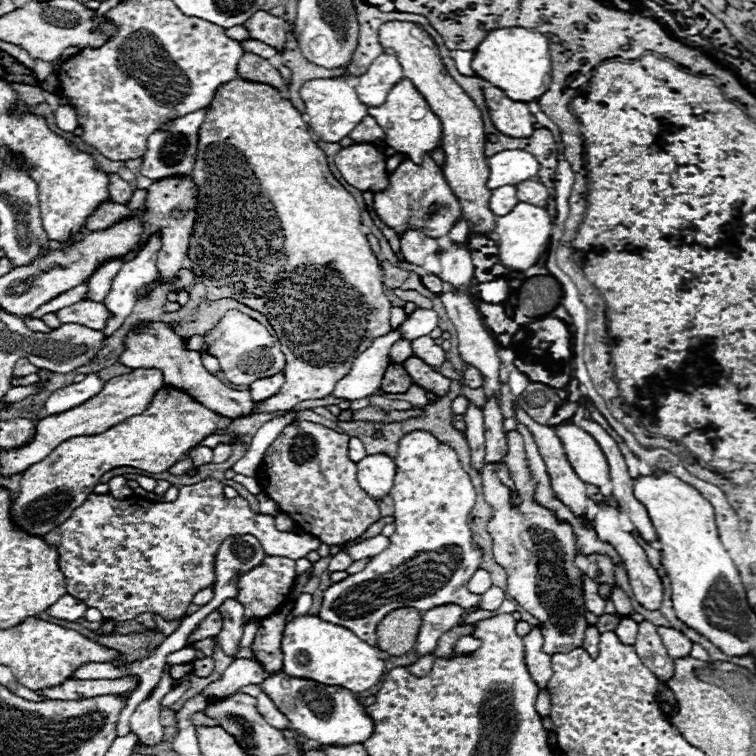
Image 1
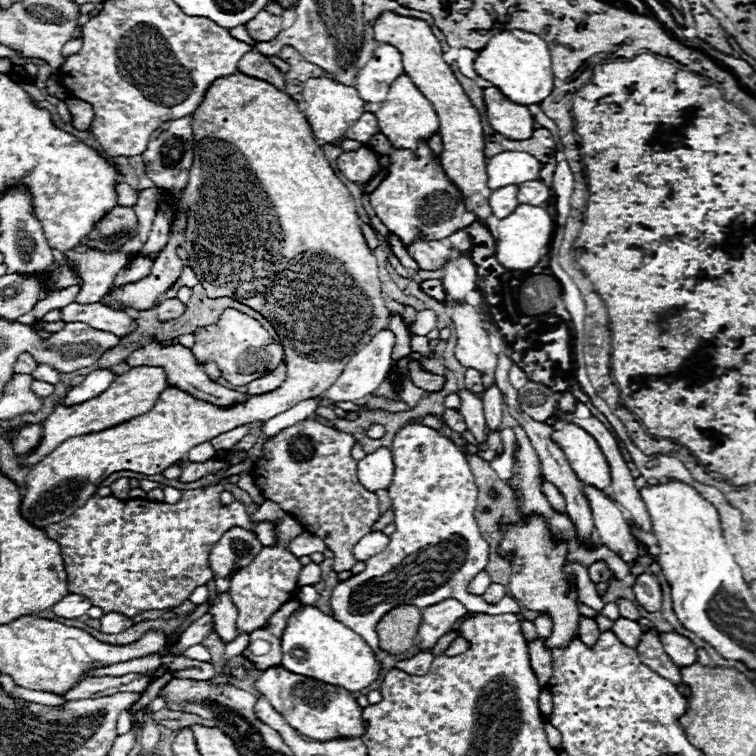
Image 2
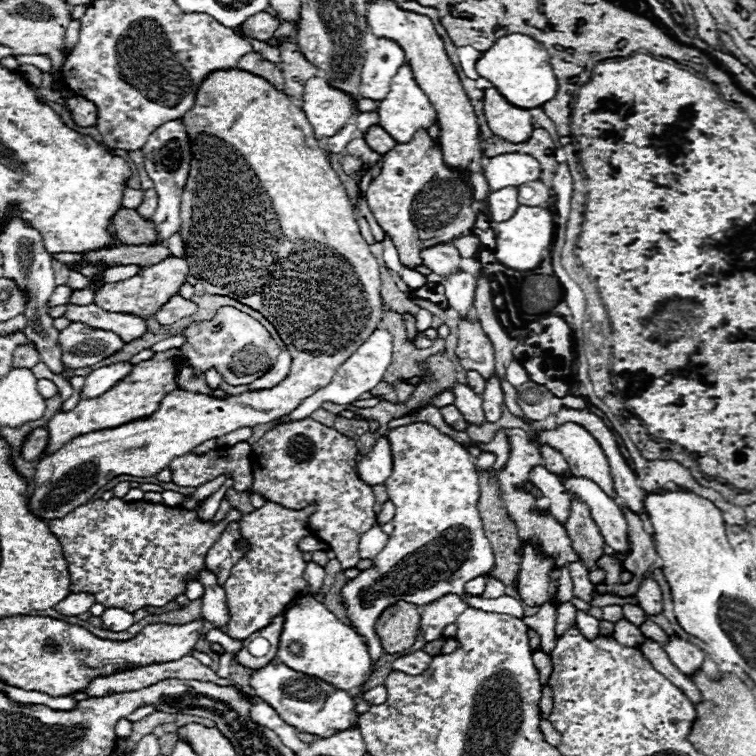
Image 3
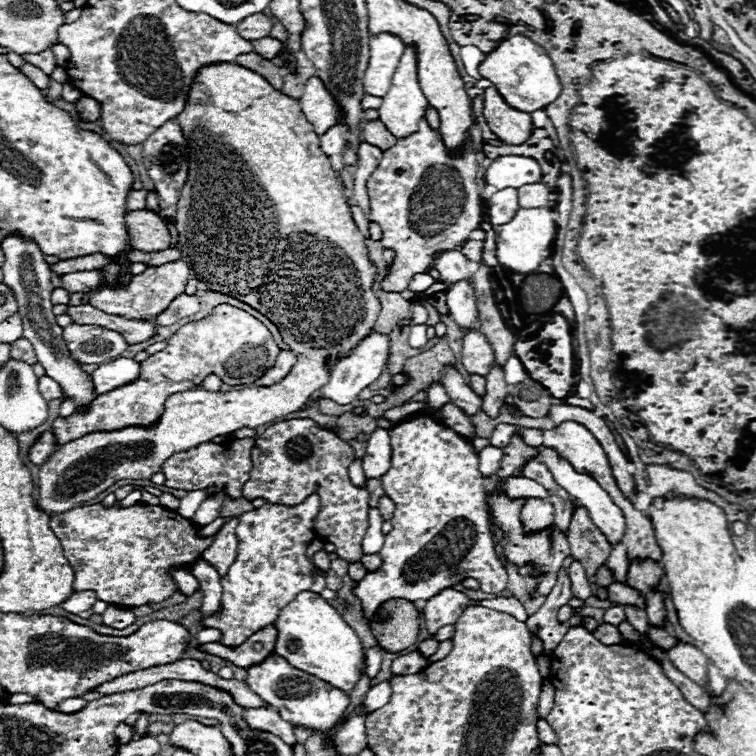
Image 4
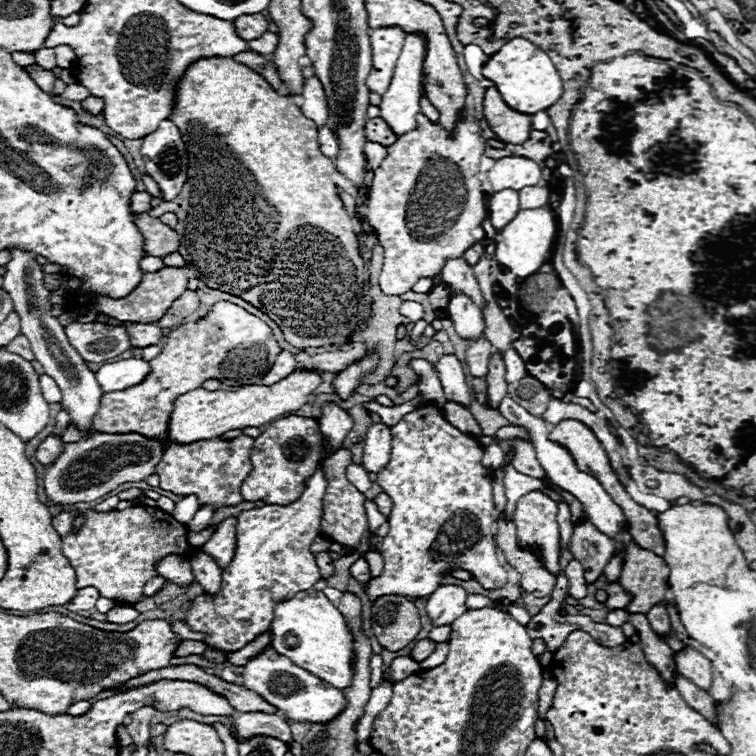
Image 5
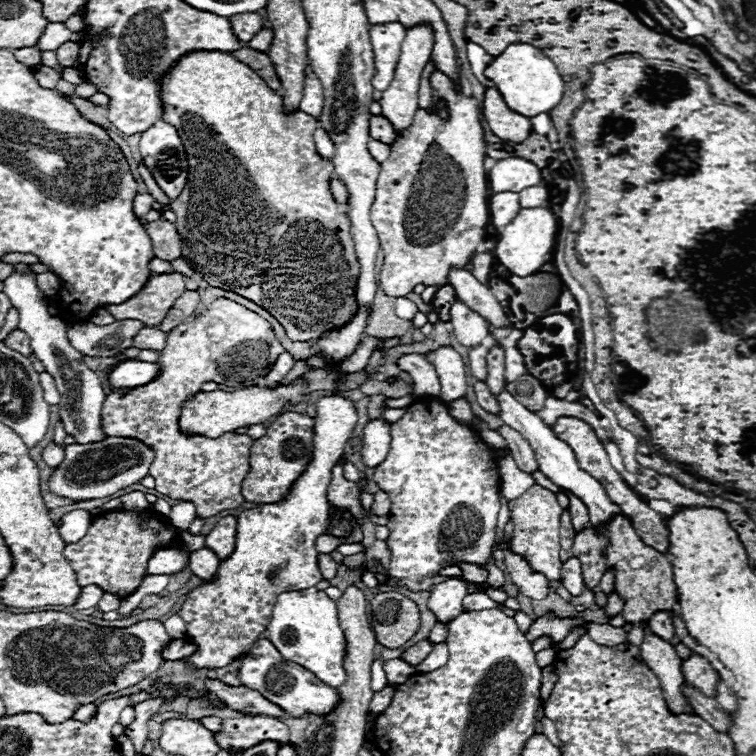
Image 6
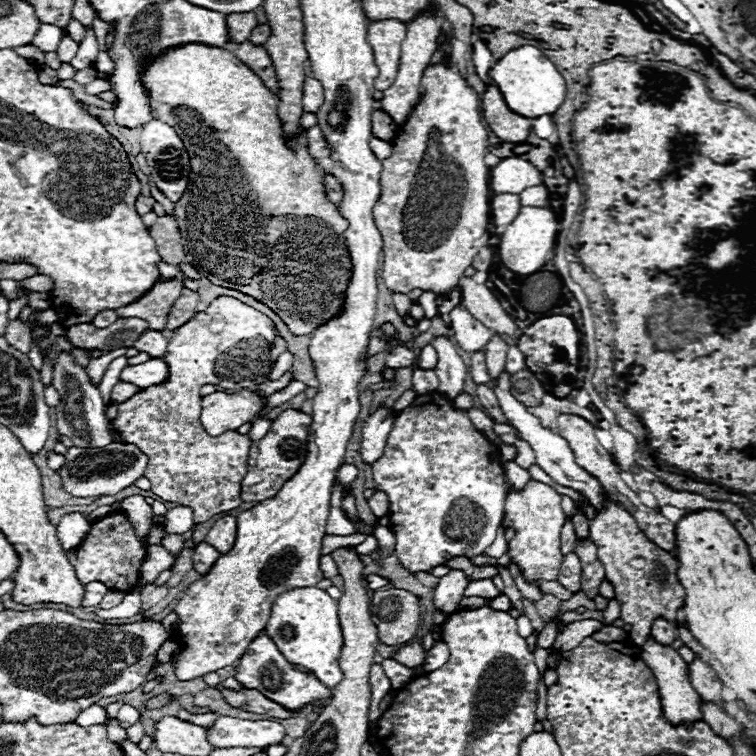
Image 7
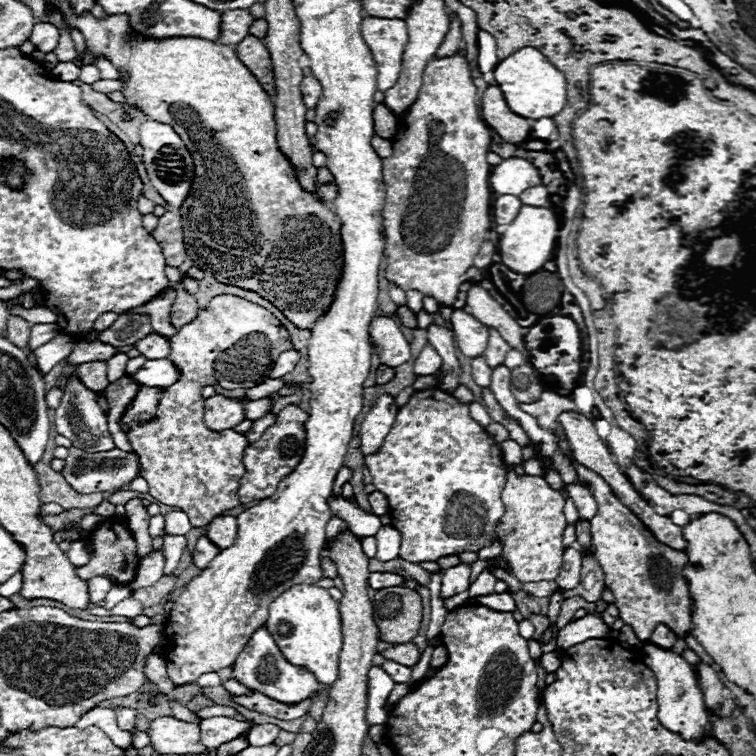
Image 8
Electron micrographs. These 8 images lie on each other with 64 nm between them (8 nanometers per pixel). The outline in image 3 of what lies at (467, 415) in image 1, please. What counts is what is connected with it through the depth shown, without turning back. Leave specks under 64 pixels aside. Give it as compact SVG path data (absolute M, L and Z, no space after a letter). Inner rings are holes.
M454 382L450 388L454 394L454 406L464 414L468 424L482 424L484 422L484 410L482 410L482 396L478 396L472 388L466 384Z

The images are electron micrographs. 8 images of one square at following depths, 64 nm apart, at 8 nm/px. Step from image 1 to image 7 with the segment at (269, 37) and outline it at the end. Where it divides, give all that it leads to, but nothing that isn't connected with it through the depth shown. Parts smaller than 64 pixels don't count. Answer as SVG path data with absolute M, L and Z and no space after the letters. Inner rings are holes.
M226 14L226 28L230 34L230 40L236 44L242 44L250 38L252 30L258 26L256 14Z

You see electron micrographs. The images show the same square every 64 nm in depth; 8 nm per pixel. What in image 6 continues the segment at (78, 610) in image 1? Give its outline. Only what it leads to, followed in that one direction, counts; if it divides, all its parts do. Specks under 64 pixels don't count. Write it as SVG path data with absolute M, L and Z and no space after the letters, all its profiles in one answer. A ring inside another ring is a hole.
M86 586L86 588L82 588L82 592L80 592L80 598L76 600L76 604L74 604L74 608L76 610L84 610L84 608L94 608L96 604L98 604L98 600L102 598L102 590L100 590L100 586Z

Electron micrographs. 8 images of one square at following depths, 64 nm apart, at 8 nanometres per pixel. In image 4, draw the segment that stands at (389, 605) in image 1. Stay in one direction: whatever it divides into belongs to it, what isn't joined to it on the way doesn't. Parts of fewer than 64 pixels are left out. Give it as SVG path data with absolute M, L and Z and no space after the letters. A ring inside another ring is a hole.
M412 414L408 420L390 428L392 464L380 478L384 494L394 500L396 510L390 518L392 532L386 534L380 550L382 566L378 572L368 572L358 582L354 594L362 600L364 612L370 618L378 606L390 598L428 600L434 594L450 588L462 578L476 578L484 592L498 594L508 584L508 572L496 556L494 538L490 532L490 492L486 490L486 476L478 470L478 452L470 440L440 424L432 414ZM368 648L366 650L366 674L372 678L376 678L376 674L380 672L380 664L382 664L382 648Z

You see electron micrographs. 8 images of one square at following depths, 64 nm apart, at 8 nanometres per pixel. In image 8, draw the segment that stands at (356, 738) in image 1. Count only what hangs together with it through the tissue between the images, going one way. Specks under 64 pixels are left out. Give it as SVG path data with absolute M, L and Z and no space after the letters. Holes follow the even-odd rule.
M262 626L262 630L256 630L254 636L250 636L246 650L242 650L242 654L238 654L238 658L232 666L232 674L234 674L234 680L244 684L246 688L262 692L268 698L274 698L284 704L298 704L306 698L312 698L312 694L320 690L320 684L314 678L314 674L286 662L286 658L282 656L280 648L274 642L274 638L270 636L270 632L264 626Z

